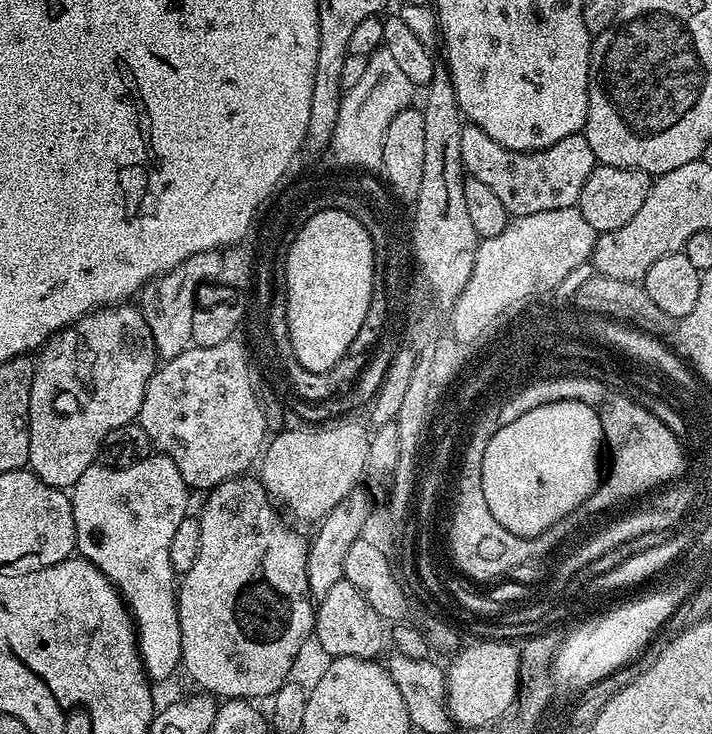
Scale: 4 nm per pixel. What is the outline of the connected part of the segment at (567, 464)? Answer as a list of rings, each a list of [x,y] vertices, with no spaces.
[[[557,402],[553,408],[539,408],[531,417],[524,417],[522,422],[509,426],[497,440],[486,446],[482,456],[480,478],[482,494],[486,494],[486,506],[496,512],[508,528],[516,528],[516,532],[540,532],[544,524],[552,524],[560,512],[566,512],[566,506],[574,502],[574,498],[582,495],[582,490],[590,487],[598,475],[592,438],[596,422],[589,417],[583,406],[574,406],[570,402]]]

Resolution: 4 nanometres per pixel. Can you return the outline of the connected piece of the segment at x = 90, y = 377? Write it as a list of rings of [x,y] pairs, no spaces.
[[[125,302],[86,313],[80,320],[55,332],[39,349],[34,360],[34,386],[30,386],[30,454],[27,467],[42,478],[46,486],[71,489],[78,478],[86,474],[89,466],[97,463],[106,434],[110,434],[110,430],[118,430],[118,426],[133,423],[139,417],[144,391],[154,371],[153,365],[140,364],[140,359],[150,352],[149,337],[144,335],[147,330],[144,313],[139,307]]]

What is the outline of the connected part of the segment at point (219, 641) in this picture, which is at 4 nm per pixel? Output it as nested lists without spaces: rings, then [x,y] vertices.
[[[245,474],[236,476],[233,480],[227,480],[211,489],[207,493],[208,501],[204,504],[204,509],[198,512],[198,519],[202,526],[202,542],[198,545],[198,559],[194,561],[194,566],[190,566],[188,572],[183,573],[178,584],[176,594],[176,605],[178,606],[178,622],[182,630],[182,661],[183,671],[188,671],[188,676],[197,684],[197,689],[211,694],[216,698],[224,700],[247,700],[249,702],[259,701],[259,696],[271,698],[276,691],[293,675],[292,667],[296,664],[296,659],[300,656],[300,647],[304,644],[304,639],[311,637],[316,623],[316,610],[314,607],[314,597],[308,590],[307,584],[307,554],[309,541],[303,540],[296,532],[291,532],[286,525],[280,521],[281,513],[274,507],[268,491],[260,483],[255,475]]]

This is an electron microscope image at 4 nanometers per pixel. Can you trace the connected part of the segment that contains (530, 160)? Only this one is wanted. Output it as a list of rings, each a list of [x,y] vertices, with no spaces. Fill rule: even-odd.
[[[468,122],[462,130],[462,163],[468,176],[486,182],[508,213],[517,217],[579,205],[582,186],[586,186],[586,178],[590,178],[598,161],[583,134],[567,136],[562,142],[554,142],[554,146],[539,148],[537,152],[515,152]]]

